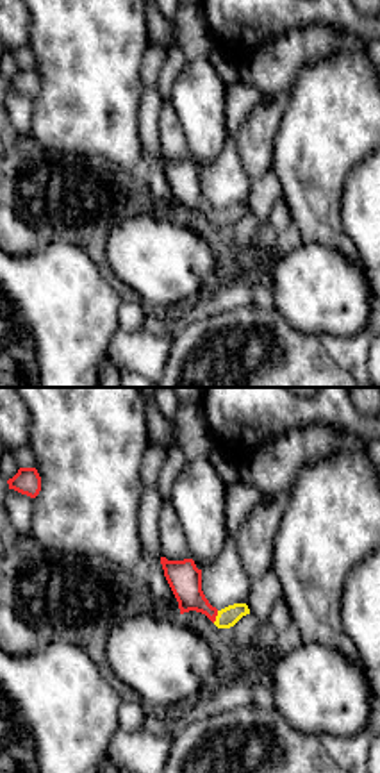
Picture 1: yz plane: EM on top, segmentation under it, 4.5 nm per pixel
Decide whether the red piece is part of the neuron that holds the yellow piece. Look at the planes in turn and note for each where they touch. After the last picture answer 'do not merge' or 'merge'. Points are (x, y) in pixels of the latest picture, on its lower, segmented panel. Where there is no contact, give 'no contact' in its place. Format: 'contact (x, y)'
contact (216, 616)

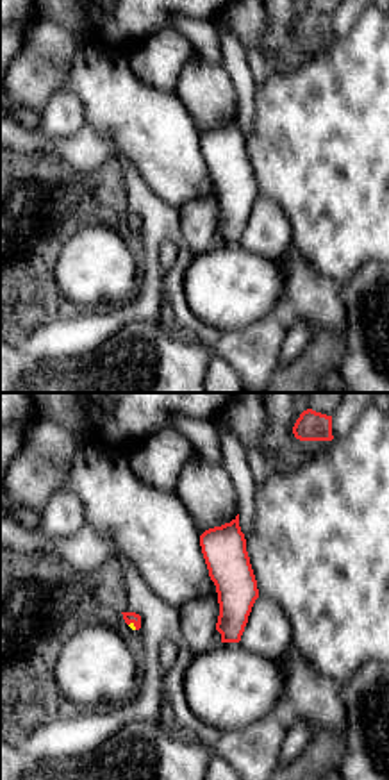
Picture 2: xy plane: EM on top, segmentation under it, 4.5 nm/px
contact (132, 625)

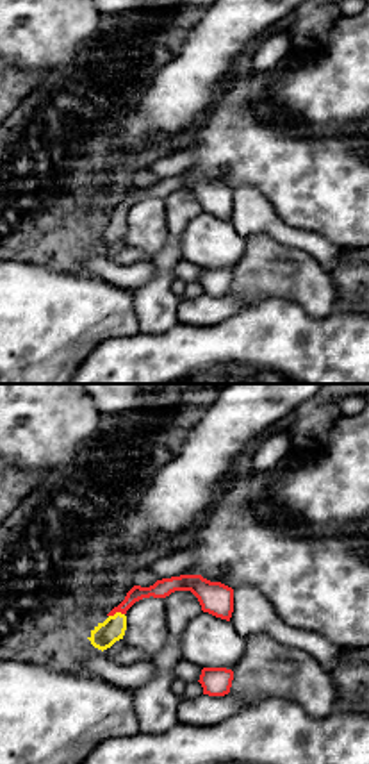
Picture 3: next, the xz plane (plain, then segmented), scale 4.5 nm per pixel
contact (116, 613)

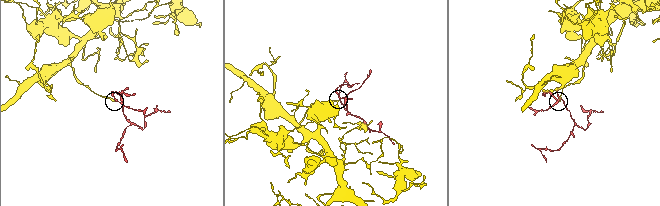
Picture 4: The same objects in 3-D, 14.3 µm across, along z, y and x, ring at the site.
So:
merge

